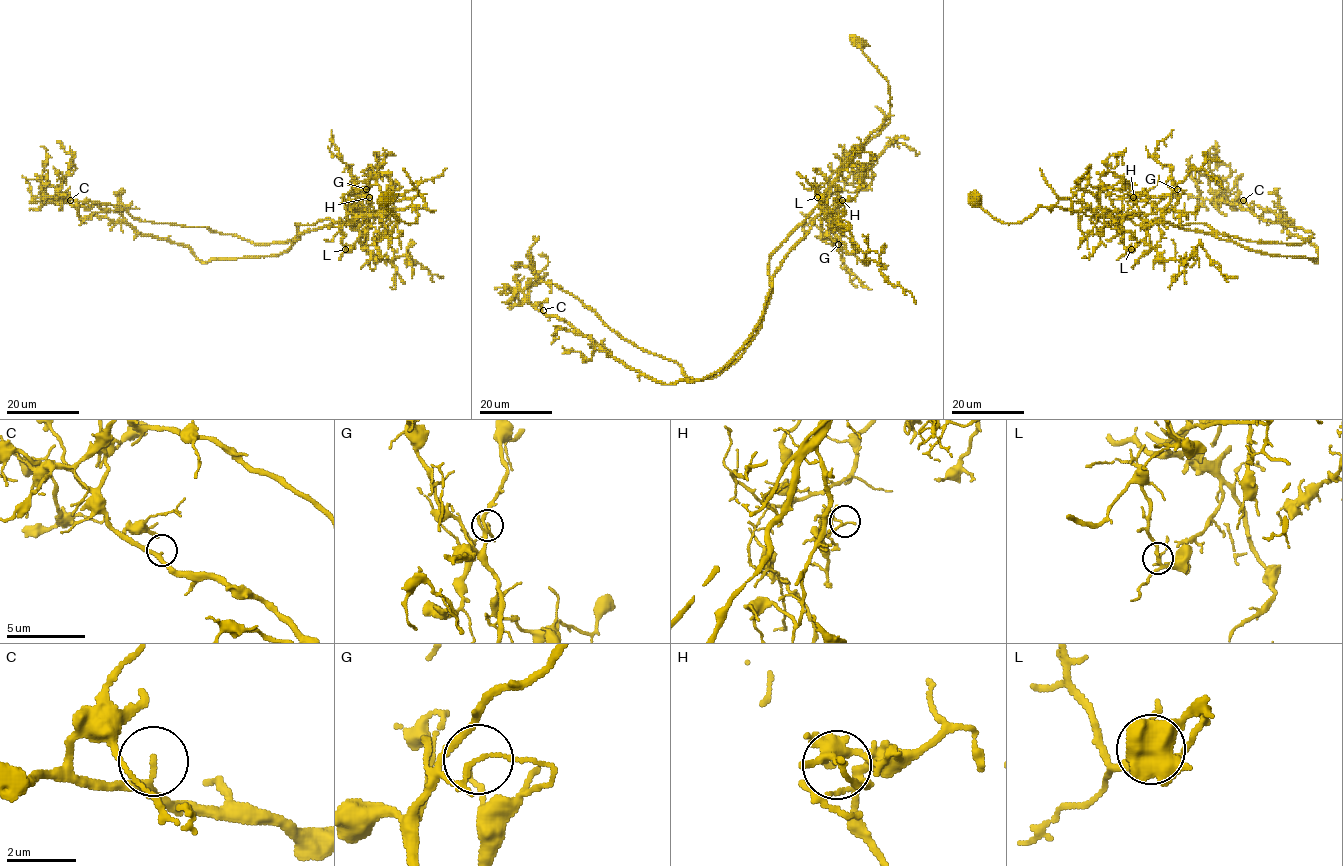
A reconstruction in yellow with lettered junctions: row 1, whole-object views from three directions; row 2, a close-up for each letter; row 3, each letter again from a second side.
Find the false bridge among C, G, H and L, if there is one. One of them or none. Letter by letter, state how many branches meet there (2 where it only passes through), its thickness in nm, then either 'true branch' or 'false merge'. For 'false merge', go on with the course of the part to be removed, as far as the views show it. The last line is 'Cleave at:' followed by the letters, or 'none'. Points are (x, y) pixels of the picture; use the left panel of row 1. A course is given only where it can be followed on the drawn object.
C: 2 | 190 nm | true branch
G: 2 | 120 nm | false merge | (366, 190), (364, 215), (303, 233), (286, 251), (205, 262), (119, 212), (54, 201), (47, 177)
H: 2 | 130 nm | true branch
L: 2 | 110 nm | true branch
Cleave at: G

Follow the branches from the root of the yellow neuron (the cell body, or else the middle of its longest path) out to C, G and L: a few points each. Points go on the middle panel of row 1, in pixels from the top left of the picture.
C: (753, 330), (744, 346), (714, 373), (692, 381), (662, 384), (628, 368), (566, 322), (547, 316), (543, 310)
G: (753, 330), (760, 319), (780, 262), (809, 230), (823, 207), (828, 188), (820, 204), (841, 228), (838, 244)
L: (753, 330), (760, 319), (780, 262), (809, 230), (823, 207), (828, 188), (820, 204), (832, 213), (817, 197)

